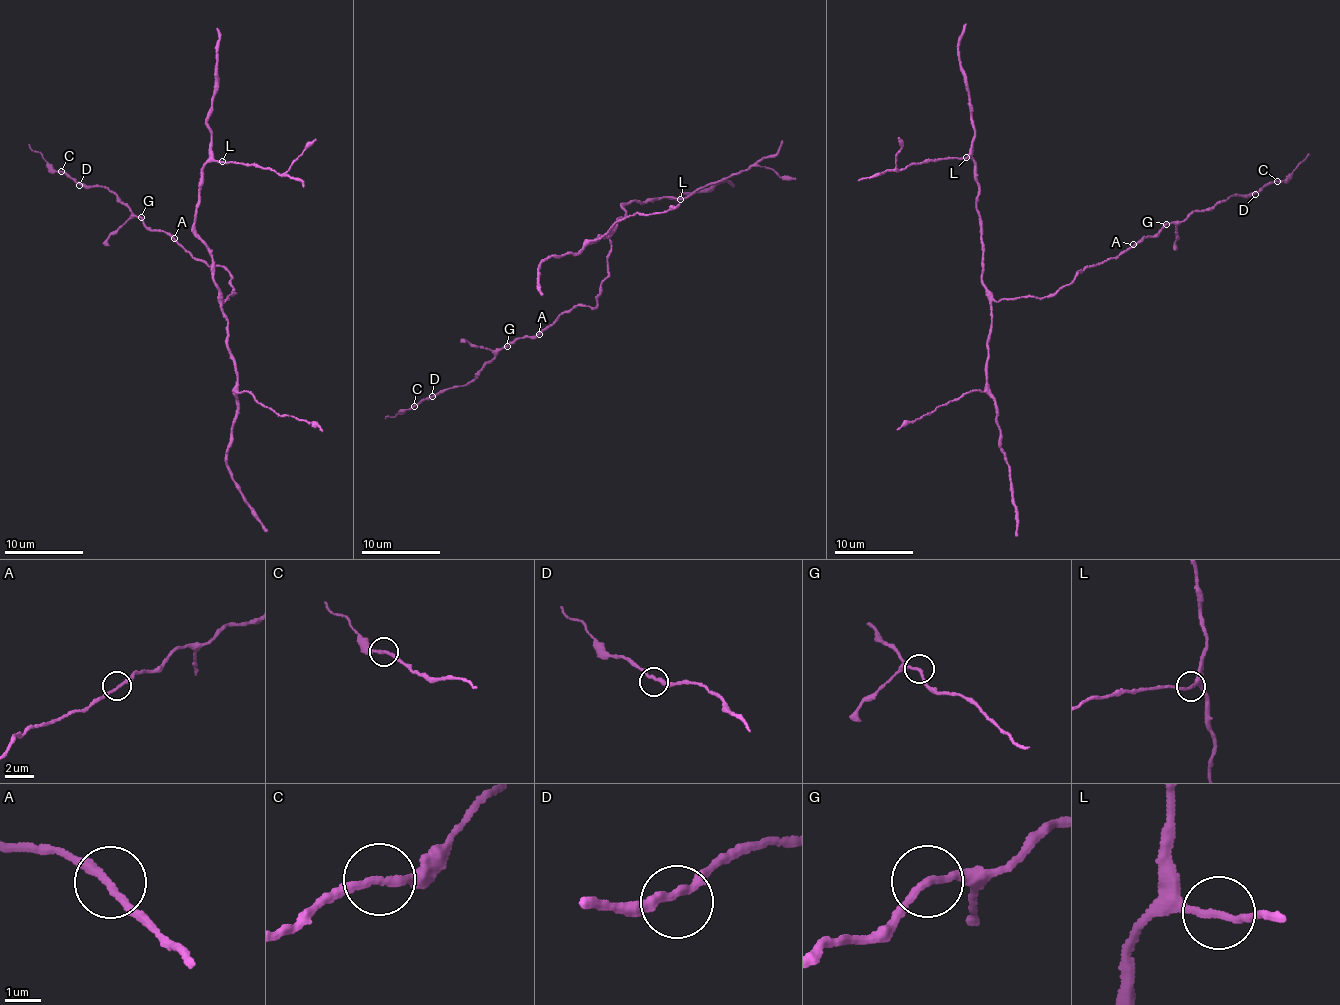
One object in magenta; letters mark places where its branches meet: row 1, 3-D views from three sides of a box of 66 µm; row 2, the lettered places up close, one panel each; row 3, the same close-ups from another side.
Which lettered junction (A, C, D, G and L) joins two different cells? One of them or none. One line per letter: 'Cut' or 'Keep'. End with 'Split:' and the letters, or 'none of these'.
A: Keep
C: Keep
D: Keep
G: Keep
L: Keep
Split: none of these

